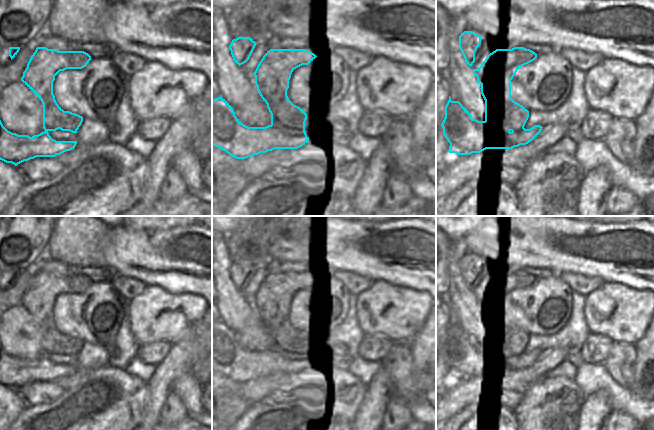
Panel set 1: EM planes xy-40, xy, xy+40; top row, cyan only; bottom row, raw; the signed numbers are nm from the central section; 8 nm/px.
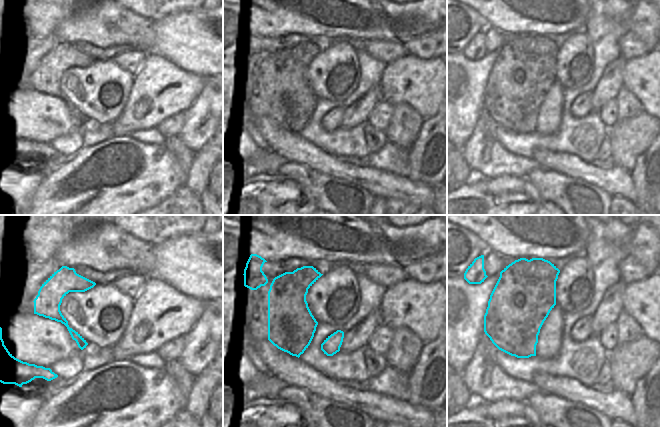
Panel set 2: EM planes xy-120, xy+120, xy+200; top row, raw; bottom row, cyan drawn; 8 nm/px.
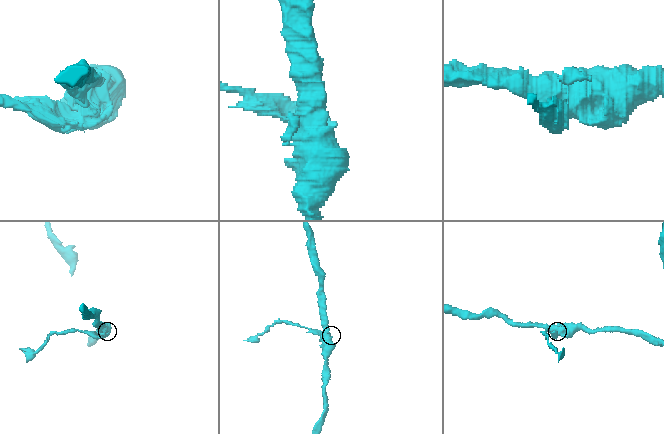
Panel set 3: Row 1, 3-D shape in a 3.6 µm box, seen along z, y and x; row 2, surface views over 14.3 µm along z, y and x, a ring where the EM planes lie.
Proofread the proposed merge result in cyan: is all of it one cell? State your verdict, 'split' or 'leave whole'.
split

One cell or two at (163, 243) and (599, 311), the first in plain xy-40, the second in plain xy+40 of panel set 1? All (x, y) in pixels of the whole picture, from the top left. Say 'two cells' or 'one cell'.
two cells

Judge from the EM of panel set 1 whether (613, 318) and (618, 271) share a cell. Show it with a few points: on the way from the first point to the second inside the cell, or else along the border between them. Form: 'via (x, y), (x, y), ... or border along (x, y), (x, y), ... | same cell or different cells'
border along (603, 282), (619, 282), (639, 290) | different cells

